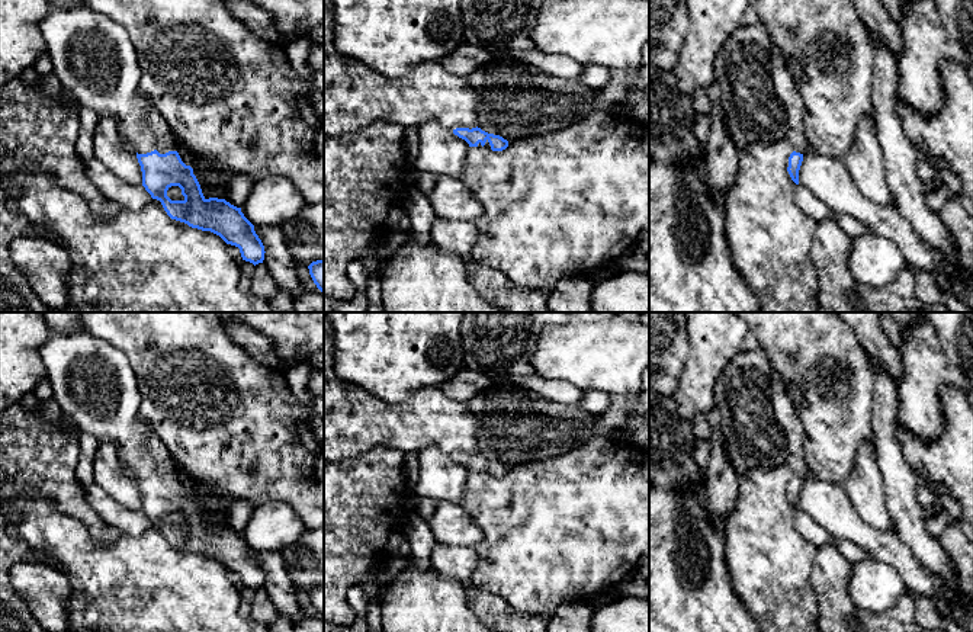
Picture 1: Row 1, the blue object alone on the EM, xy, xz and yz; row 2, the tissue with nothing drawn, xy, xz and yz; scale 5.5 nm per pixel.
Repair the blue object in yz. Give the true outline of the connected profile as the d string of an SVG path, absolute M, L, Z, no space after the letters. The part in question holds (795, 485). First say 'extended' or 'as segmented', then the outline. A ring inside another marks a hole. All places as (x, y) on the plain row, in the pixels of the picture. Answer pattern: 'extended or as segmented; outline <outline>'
extended; outline M773 369L771 401L775 418L787 439L787 465L793 472L793 478L789 482L787 497L791 506L799 510L799 495L803 487L803 478L809 472L805 449L807 434L797 410L797 405L803 404L805 398L802 394L793 395L780 373Z

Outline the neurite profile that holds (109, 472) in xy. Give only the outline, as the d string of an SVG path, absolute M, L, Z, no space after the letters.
M99 443L93 462L93 481L125 509L142 510L137 477L123 466L119 445Z

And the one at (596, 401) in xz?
M585 389L579 407L600 416L611 407L611 397L600 389Z

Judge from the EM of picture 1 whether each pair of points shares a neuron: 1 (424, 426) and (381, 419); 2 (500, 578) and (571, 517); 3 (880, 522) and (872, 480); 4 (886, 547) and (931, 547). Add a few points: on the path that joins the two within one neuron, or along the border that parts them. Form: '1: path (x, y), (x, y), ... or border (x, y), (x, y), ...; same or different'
1: path (414, 426), (391, 426); same
2: path (517, 561), (530, 557), (554, 533); same
3: path (874, 512), (872, 509), (872, 490); same
4: border (893, 529), (914, 557), (931, 573); different

